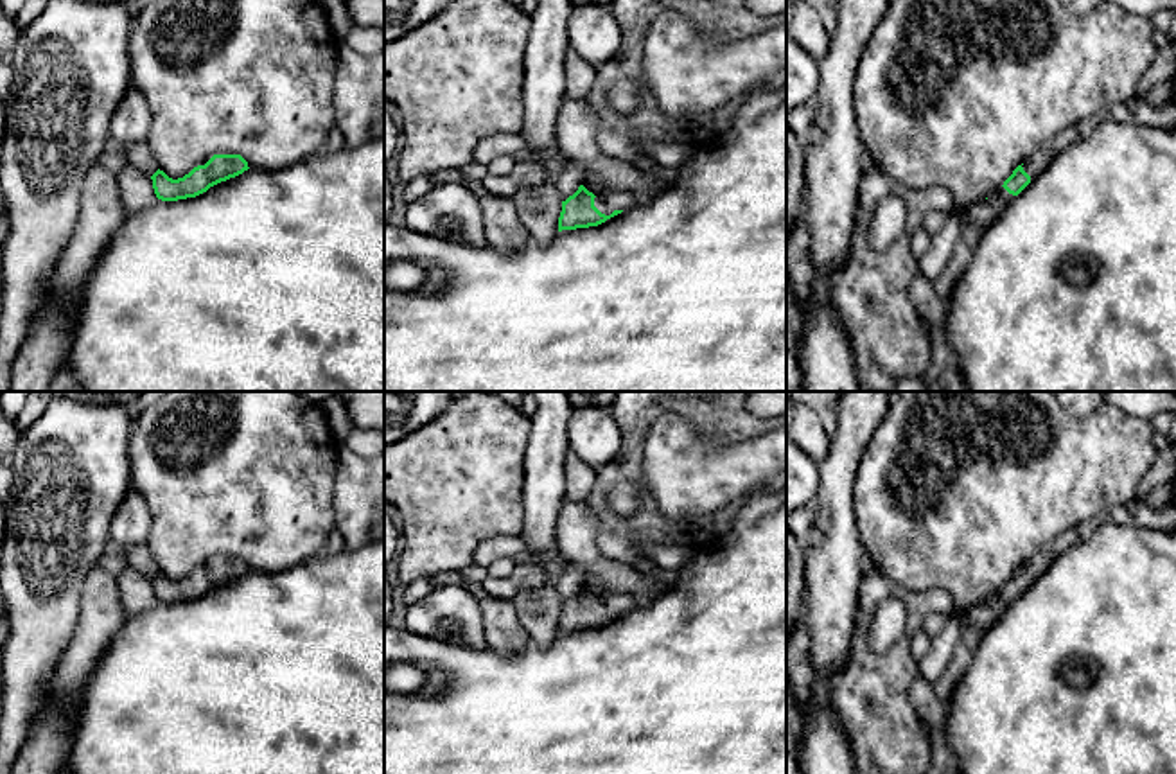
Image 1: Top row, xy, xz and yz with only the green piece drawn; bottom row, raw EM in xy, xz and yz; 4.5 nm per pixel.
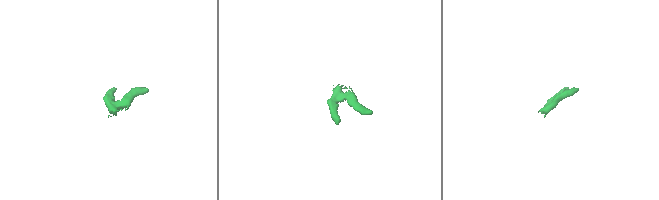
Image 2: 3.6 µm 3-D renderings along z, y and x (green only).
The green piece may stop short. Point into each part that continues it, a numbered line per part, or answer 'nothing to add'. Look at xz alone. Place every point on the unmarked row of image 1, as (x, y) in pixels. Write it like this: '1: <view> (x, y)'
1: xz (618, 602)

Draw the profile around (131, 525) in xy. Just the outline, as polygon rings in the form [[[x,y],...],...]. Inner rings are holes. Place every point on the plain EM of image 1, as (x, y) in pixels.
[[[131,483],[110,524],[110,537],[122,548],[122,553],[127,555],[133,548],[149,542],[151,524],[147,501],[136,485]]]

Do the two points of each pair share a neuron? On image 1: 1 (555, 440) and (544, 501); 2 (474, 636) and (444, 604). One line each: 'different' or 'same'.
1: same
2: same

